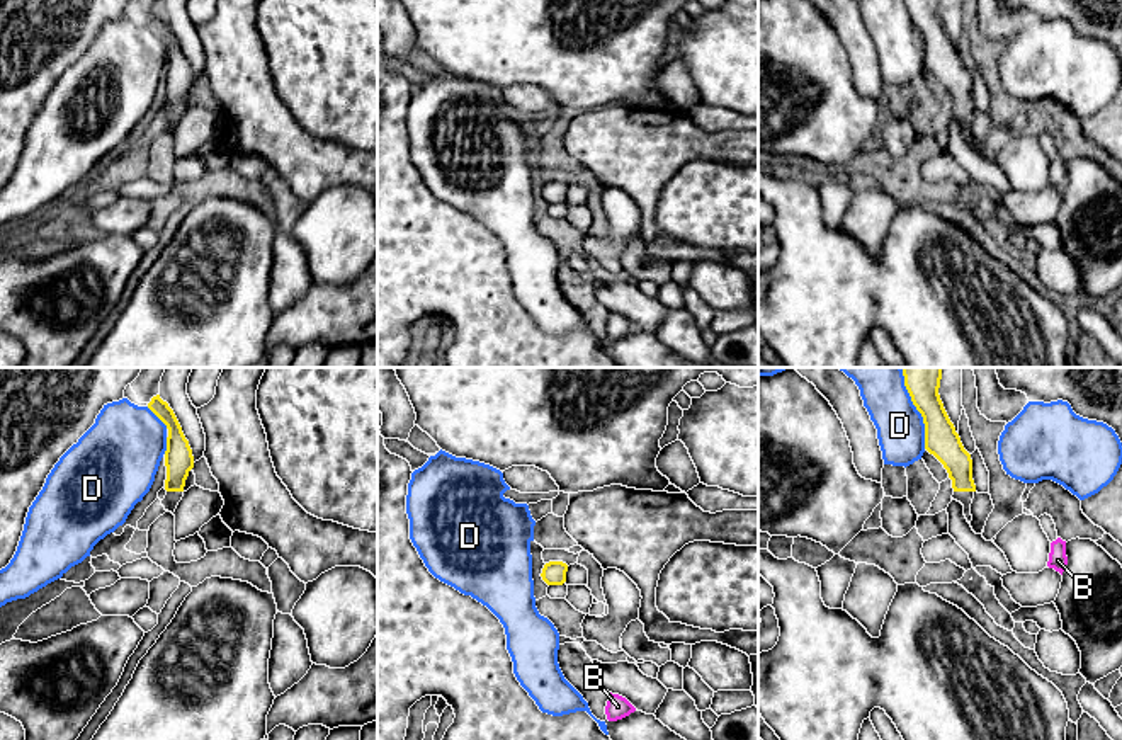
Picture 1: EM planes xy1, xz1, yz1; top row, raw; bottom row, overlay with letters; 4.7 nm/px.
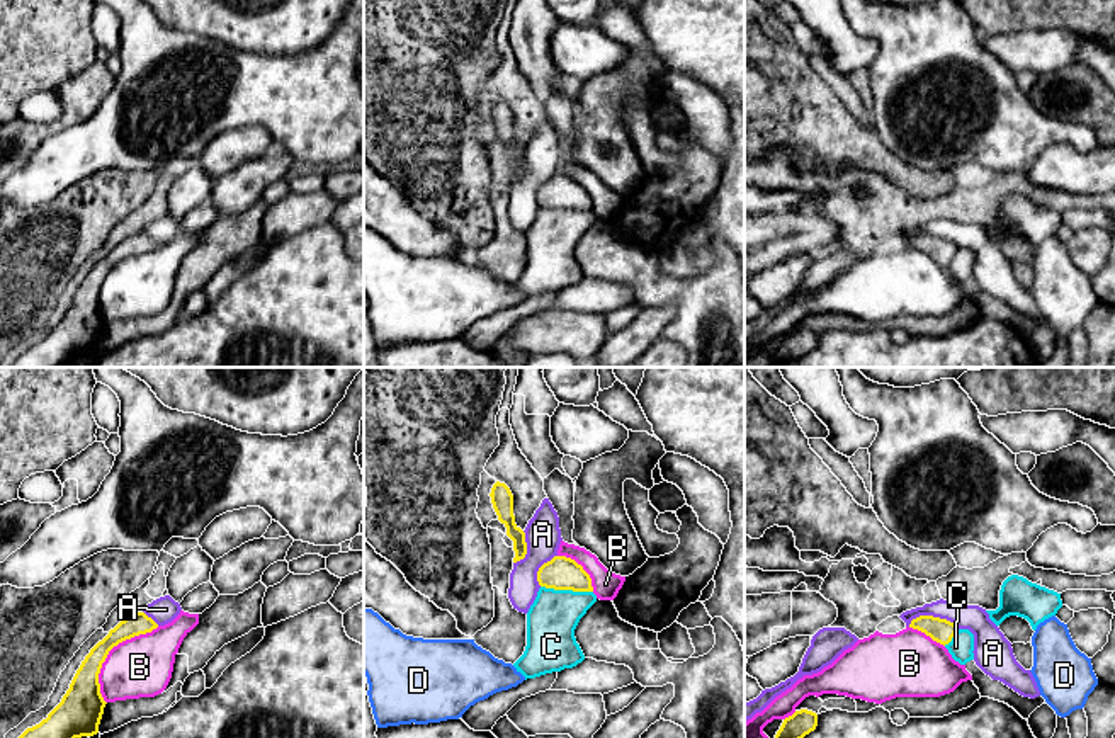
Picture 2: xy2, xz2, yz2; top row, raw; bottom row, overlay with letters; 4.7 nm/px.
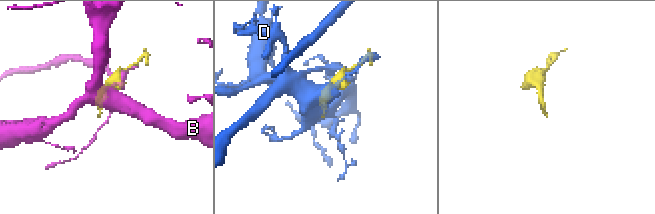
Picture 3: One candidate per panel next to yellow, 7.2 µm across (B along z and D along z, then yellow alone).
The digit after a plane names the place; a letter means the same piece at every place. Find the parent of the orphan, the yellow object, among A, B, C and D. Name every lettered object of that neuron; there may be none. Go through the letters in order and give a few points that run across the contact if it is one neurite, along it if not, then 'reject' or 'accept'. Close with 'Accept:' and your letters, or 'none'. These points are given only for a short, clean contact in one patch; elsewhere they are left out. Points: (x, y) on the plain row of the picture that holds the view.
A: line yz2 (908, 244), (920, 235), (939, 235), (959, 247); reject
B: reject
C: reject
D: reject
Accept: none

